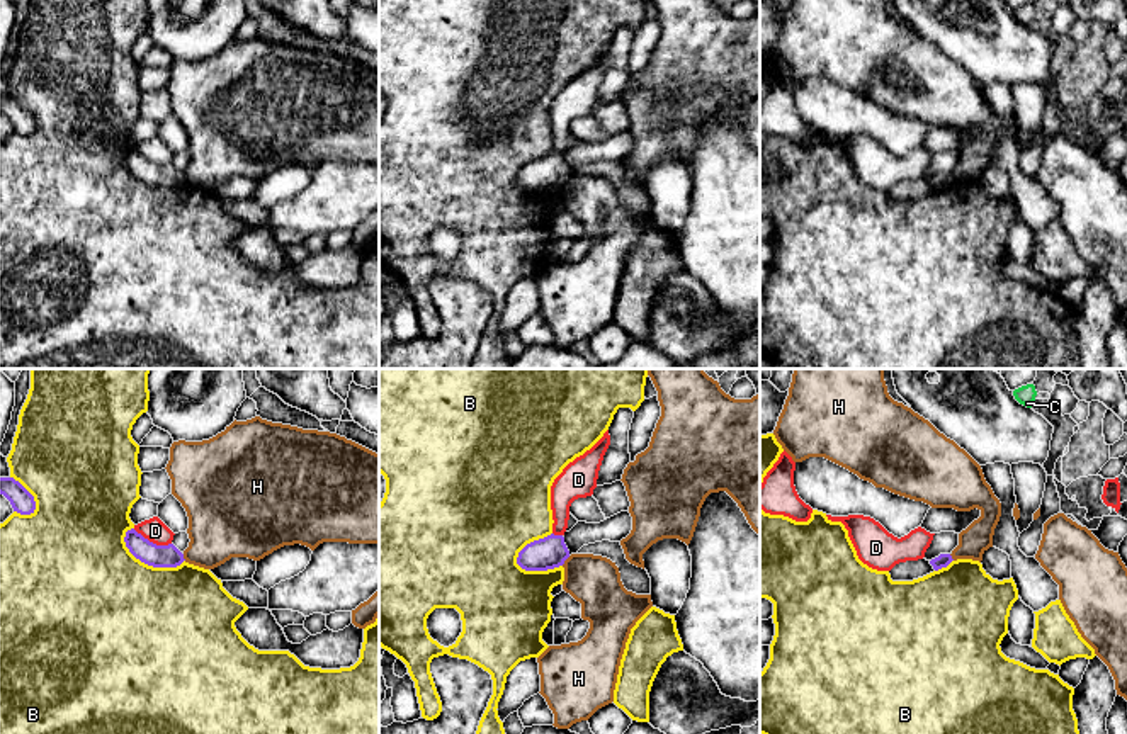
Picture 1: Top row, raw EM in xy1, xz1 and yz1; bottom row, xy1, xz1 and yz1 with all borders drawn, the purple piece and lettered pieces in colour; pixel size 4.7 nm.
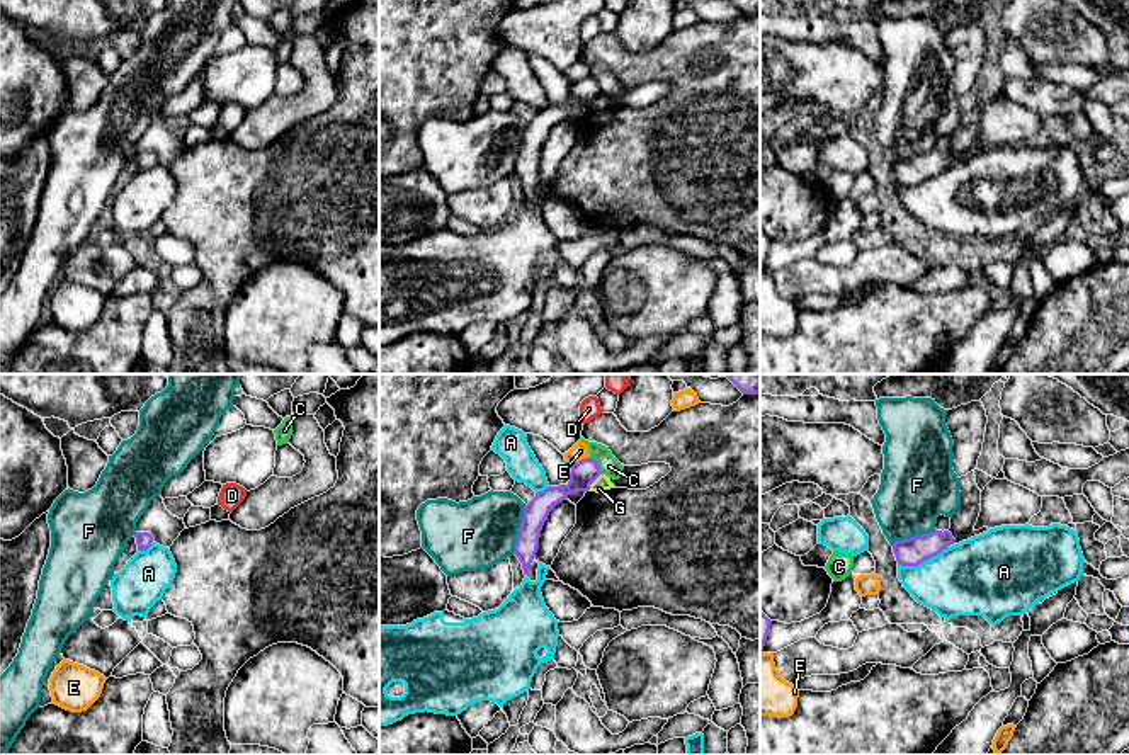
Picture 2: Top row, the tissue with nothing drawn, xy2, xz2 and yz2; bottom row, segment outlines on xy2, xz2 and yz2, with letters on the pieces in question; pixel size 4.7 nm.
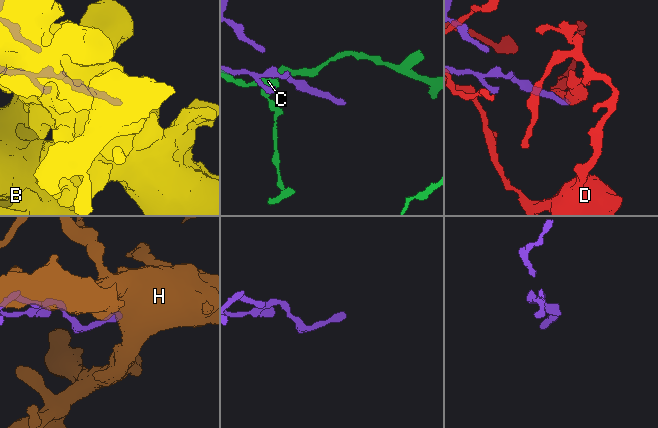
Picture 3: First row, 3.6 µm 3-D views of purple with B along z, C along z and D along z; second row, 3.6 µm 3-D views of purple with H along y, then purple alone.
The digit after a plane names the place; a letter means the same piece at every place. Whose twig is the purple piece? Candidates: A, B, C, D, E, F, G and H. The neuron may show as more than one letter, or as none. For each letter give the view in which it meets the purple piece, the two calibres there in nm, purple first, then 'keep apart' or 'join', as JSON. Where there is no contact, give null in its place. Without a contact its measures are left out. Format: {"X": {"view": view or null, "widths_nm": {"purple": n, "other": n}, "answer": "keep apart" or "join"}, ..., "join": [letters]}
{"A": {"view": "yz2", "widths_nm": {"purple": 140, "other": 360}, "answer": "keep apart"}, "B": {"view": "xz1", "widths_nm": {"purple": 150, "other": 500}, "answer": "keep apart"}, "C": {"view": "xz2", "widths_nm": {"purple": 120, "other": 90}, "answer": "keep apart"}, "D": {"view": "xy1", "widths_nm": {"purple": 110, "other": 110}, "answer": "keep apart"}, "E": {"view": "xz2", "widths_nm": {"purple": 120, "other": 80}, "answer": "keep apart"}, "F": {"view": "xz2", "widths_nm": {"purple": 120, "other": 340}, "answer": "keep apart"}, "G": {"view": "xz2", "widths_nm": {"purple": 120, "other": 70}, "answer": "keep apart"}, "H": {"view": "xz1", "widths_nm": {"purple": 150, "other": 240}, "answer": "keep apart"}, "join": []}

